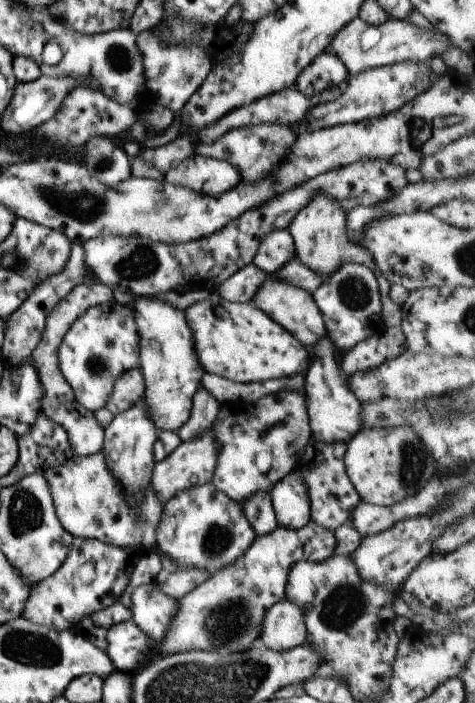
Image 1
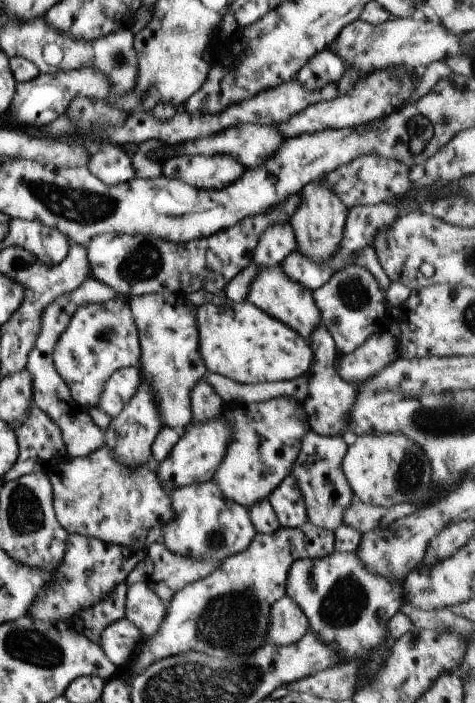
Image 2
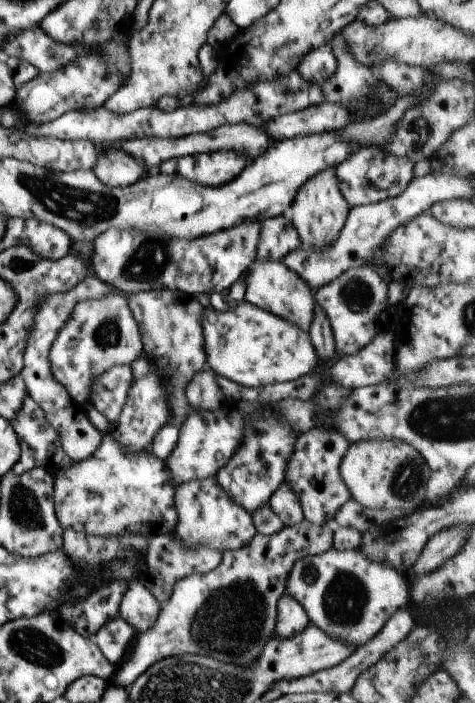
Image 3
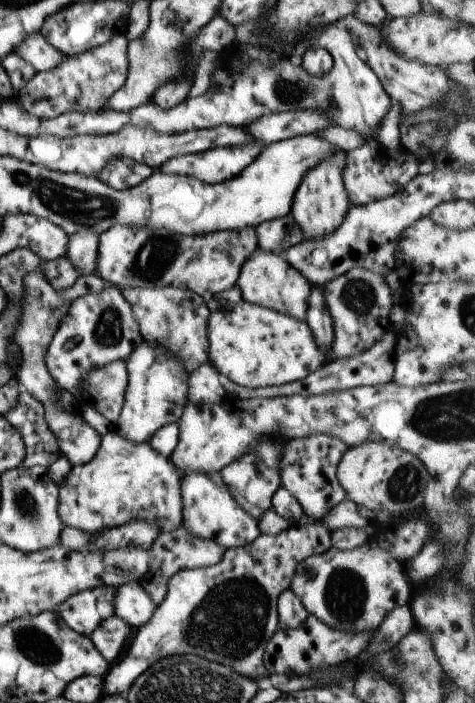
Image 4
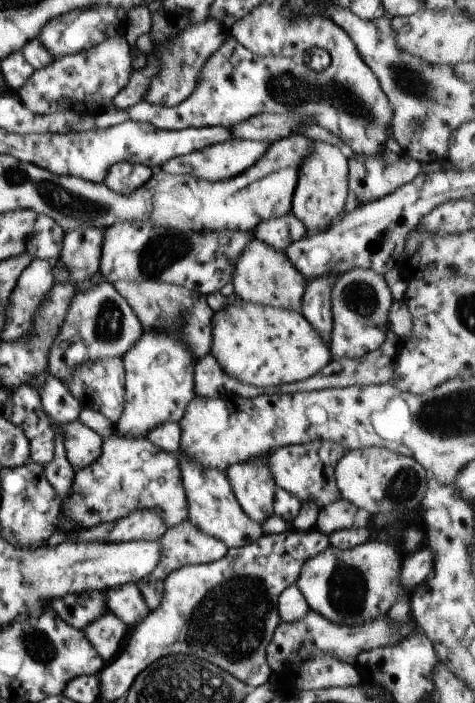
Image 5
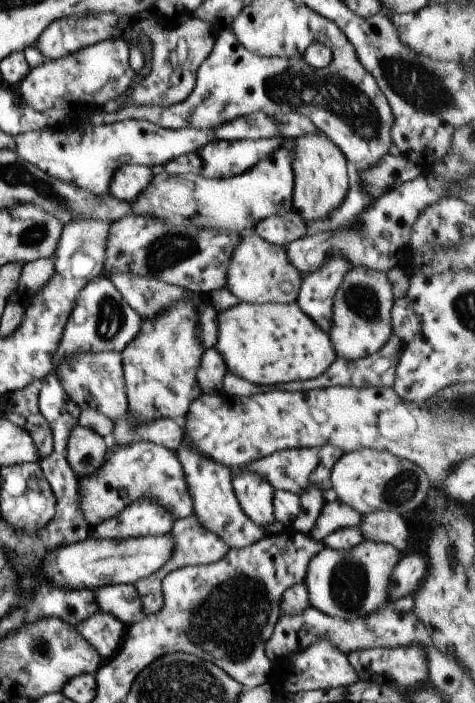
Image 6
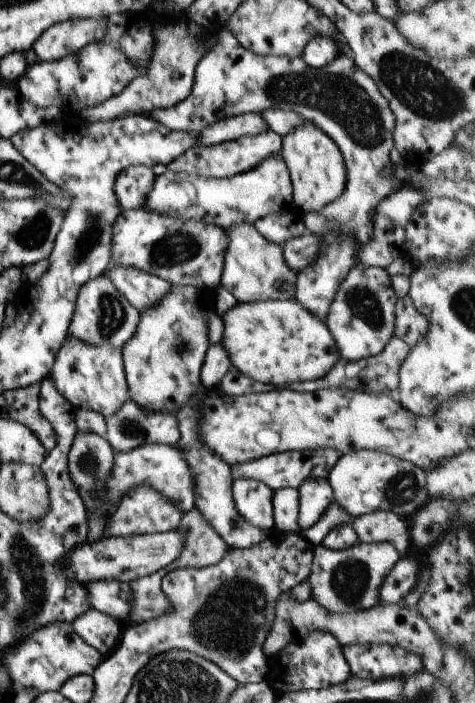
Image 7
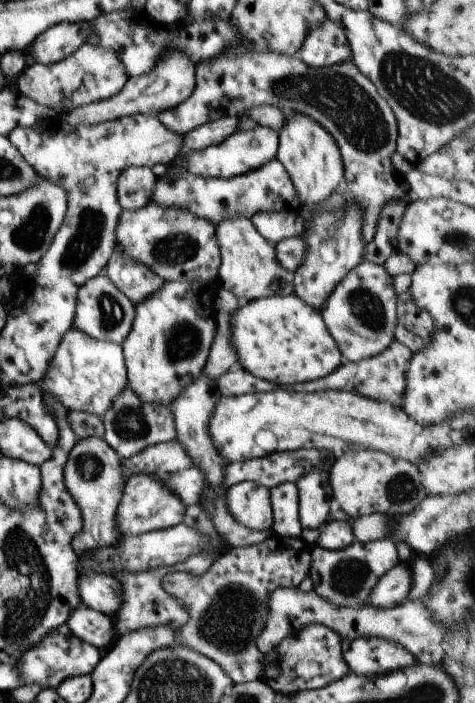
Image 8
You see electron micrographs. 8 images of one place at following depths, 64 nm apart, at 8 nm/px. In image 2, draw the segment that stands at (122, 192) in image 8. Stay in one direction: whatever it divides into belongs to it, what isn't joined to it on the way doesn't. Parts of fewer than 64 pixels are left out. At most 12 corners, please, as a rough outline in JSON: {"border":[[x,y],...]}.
{"border":[[110,141],[89,143],[88,170],[109,187],[130,182],[130,156]]}

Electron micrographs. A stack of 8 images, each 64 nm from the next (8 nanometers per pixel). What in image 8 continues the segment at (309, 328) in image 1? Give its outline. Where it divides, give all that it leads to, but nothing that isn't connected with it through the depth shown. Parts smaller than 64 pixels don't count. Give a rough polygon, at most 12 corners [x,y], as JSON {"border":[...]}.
{"border":[[250,218],[215,225],[221,288],[244,302],[294,293]]}

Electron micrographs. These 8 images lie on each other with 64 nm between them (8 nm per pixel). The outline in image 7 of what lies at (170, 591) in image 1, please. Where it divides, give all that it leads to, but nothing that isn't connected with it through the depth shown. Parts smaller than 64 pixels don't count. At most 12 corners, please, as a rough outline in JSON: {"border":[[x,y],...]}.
{"border":[[194,507],[182,515],[182,552],[163,569],[130,581],[129,622],[171,609],[167,572],[216,564],[229,546]]}

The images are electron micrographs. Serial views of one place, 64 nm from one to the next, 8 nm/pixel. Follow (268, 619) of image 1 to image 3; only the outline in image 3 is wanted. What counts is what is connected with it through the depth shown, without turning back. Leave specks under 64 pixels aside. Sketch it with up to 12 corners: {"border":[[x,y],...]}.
{"border":[[287,592],[276,605],[273,638],[291,639],[310,619]]}

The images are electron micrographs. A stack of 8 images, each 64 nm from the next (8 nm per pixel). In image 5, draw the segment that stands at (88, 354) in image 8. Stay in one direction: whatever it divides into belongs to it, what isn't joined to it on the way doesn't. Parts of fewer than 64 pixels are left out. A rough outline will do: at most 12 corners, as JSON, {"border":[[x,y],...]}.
{"border":[[120,357],[88,361],[66,384],[81,408],[116,424],[125,405]]}

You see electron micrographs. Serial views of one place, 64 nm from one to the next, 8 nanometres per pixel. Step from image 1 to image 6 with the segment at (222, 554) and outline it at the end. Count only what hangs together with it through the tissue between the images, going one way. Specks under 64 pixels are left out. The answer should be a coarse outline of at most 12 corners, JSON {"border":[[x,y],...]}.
{"border":[[177,450],[199,523],[230,549],[265,534],[242,510],[231,469]]}

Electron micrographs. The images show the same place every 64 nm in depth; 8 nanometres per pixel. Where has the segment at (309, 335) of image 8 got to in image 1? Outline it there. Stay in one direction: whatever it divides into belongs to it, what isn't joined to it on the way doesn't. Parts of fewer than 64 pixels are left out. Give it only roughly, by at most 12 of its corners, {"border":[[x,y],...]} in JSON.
{"border":[[254,302],[185,309],[198,362],[238,383],[306,368]]}

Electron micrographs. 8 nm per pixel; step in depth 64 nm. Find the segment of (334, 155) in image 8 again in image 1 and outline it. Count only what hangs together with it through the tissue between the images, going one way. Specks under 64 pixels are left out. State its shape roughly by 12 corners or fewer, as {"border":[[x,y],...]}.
{"border":[[316,195],[288,226],[294,256],[329,278],[344,263],[377,276],[386,331],[399,330],[401,307],[371,254],[352,243],[347,212]]}

